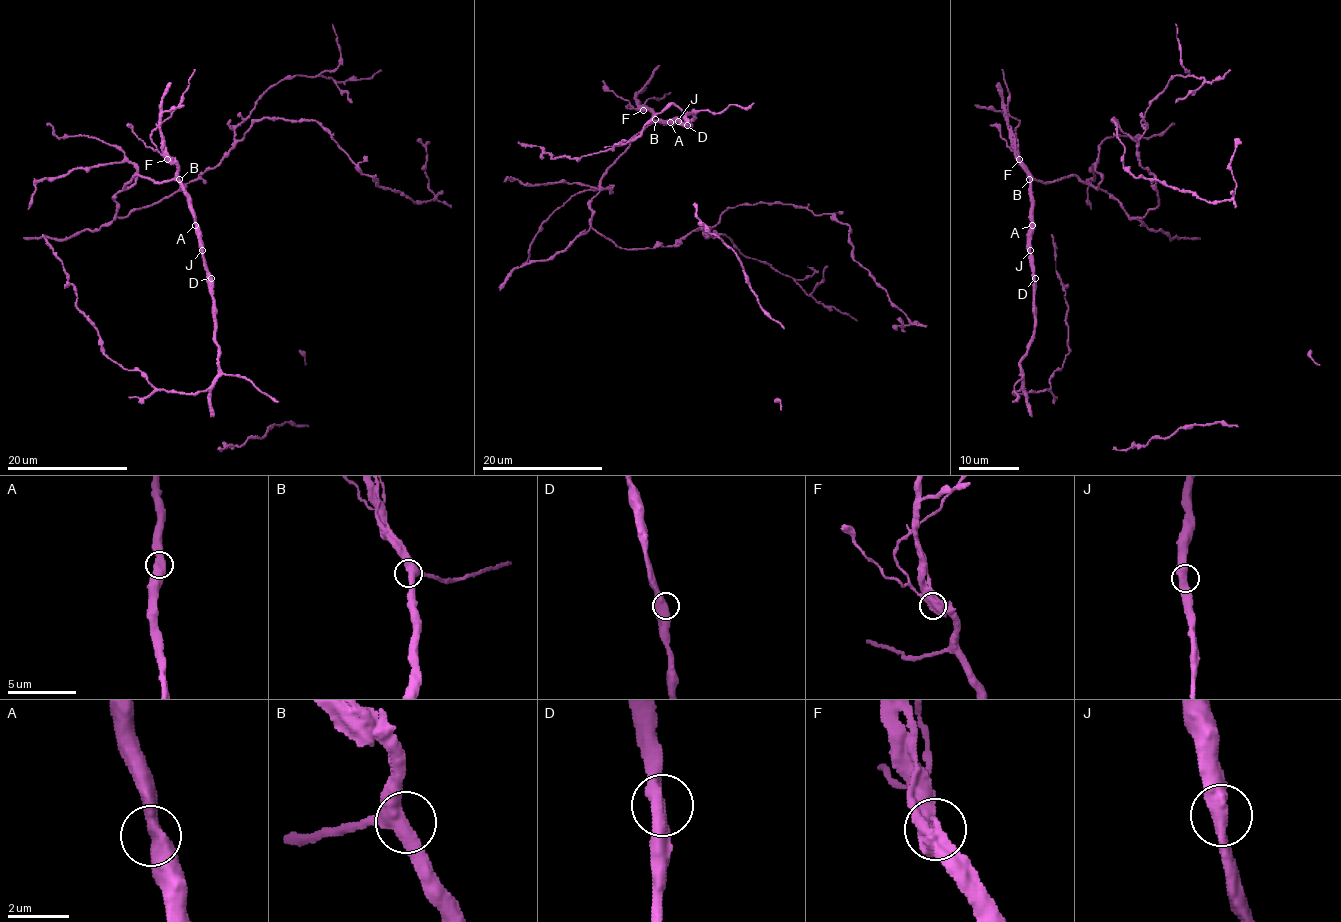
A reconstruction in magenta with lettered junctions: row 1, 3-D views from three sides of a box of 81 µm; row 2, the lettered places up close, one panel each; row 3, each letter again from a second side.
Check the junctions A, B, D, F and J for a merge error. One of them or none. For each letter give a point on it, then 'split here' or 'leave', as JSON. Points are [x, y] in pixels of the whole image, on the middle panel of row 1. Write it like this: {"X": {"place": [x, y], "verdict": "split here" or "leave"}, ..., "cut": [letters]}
{"A": {"place": [670, 122], "verdict": "leave"}, "B": {"place": [655, 119], "verdict": "leave"}, "D": {"place": [687, 125], "verdict": "leave"}, "F": {"place": [643, 110], "verdict": "split here"}, "J": {"place": [678, 121], "verdict": "leave"}, "cut": ["F"]}

